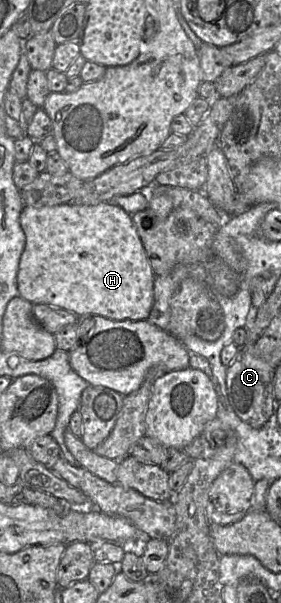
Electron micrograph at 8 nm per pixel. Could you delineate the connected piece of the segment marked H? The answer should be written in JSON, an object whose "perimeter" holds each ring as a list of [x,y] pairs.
{"perimeter":[[[113,202],[24,206],[20,214],[20,225],[26,243],[17,273],[18,296],[32,304],[60,307],[78,317],[99,315],[114,321],[147,320],[154,303],[156,275],[131,216]]]}

